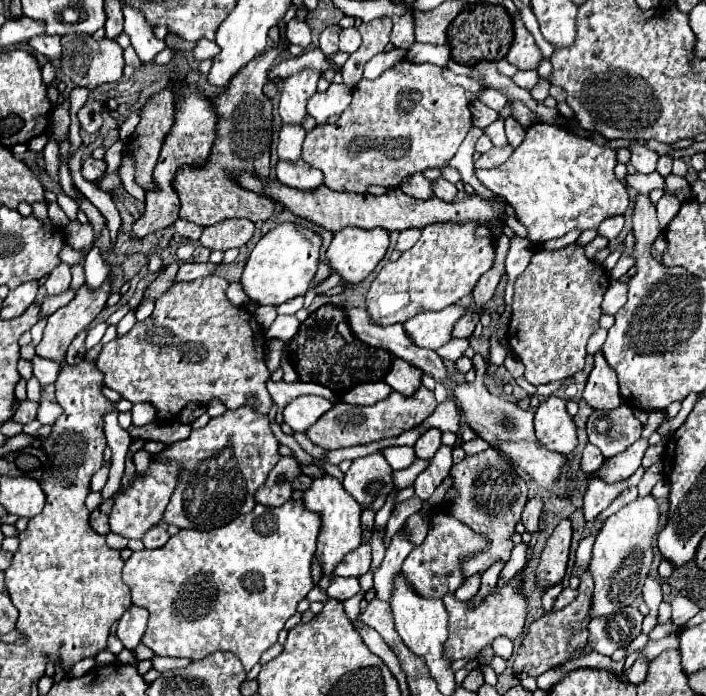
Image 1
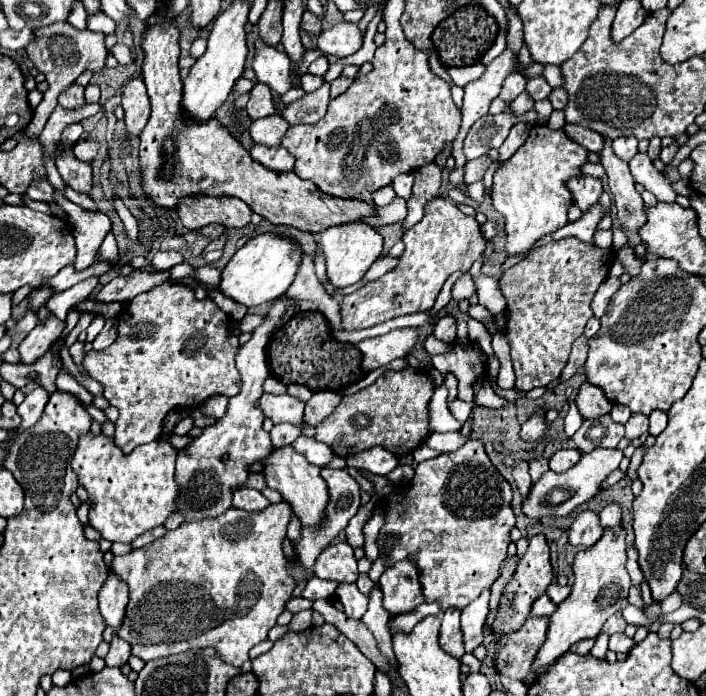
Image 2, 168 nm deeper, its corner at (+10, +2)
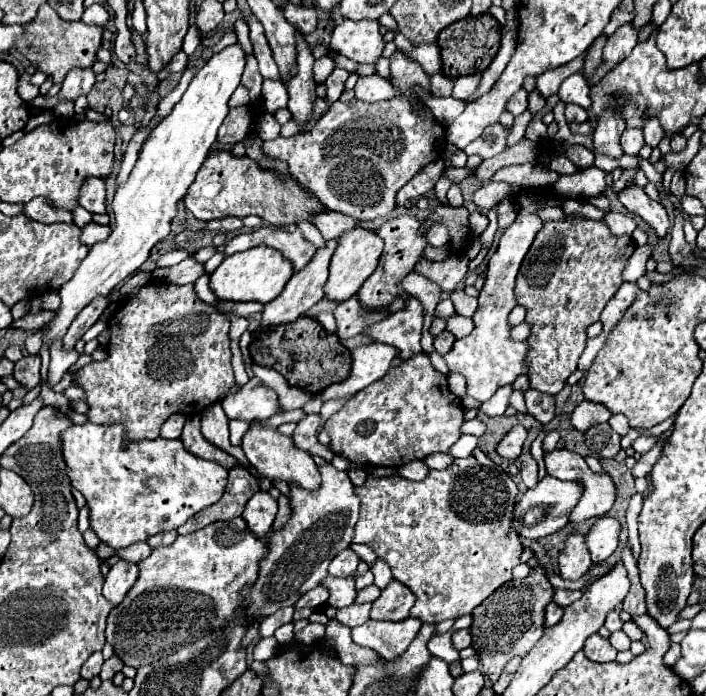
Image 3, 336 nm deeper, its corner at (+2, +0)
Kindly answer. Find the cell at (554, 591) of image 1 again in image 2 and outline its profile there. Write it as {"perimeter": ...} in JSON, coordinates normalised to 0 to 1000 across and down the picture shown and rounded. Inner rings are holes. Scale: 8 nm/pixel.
{"perimeter":[[[771,853],[771,856],[765,856],[765,859],[754,868],[751,885],[779,885],[788,874],[790,874],[790,871]]]}

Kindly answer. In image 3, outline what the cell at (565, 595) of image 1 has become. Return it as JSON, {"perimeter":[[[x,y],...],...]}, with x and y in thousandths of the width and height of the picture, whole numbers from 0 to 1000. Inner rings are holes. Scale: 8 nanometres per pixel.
{"perimeter":[[[788,848],[785,851],[785,865],[793,868],[796,874],[813,868],[822,859],[824,859],[824,848]]]}

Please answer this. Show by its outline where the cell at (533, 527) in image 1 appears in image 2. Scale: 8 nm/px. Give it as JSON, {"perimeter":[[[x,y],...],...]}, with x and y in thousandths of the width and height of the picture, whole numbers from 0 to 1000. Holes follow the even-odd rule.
{"perimeter":[[[734,664],[725,675],[725,684],[731,690],[731,698],[734,698],[734,707],[739,716],[748,713],[751,701],[754,701],[754,690],[751,690],[751,681],[748,681],[748,664]]]}

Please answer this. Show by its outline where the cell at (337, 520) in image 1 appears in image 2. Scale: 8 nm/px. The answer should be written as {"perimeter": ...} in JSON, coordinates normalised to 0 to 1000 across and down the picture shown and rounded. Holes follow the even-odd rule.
{"perimeter":[[[402,641],[385,649],[385,658],[374,664],[374,684],[382,701],[394,704],[402,718],[408,718],[422,741],[425,753],[433,759],[453,759],[462,747],[462,727],[467,721],[467,707],[462,690],[453,684],[456,672],[439,667],[428,652],[414,647],[414,641]]]}

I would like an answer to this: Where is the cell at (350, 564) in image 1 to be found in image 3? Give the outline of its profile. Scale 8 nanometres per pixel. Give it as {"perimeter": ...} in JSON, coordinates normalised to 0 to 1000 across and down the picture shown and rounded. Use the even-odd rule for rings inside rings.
{"perimeter":[[[490,787],[490,790],[484,790],[484,793],[467,807],[465,822],[467,822],[470,828],[499,828],[499,825],[504,822],[507,807],[510,807],[507,796],[504,796],[499,787]]]}

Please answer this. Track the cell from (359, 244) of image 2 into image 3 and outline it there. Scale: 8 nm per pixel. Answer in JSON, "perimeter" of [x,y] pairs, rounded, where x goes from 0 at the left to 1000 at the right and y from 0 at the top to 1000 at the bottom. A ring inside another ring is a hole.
{"perimeter":[[[501,328],[501,330],[487,333],[482,339],[482,351],[467,374],[467,394],[465,394],[465,402],[459,408],[462,428],[473,431],[473,434],[487,434],[487,431],[504,425],[507,417],[513,414],[513,408],[518,405],[518,399],[533,388],[541,356],[544,356],[544,348],[524,330]]]}

